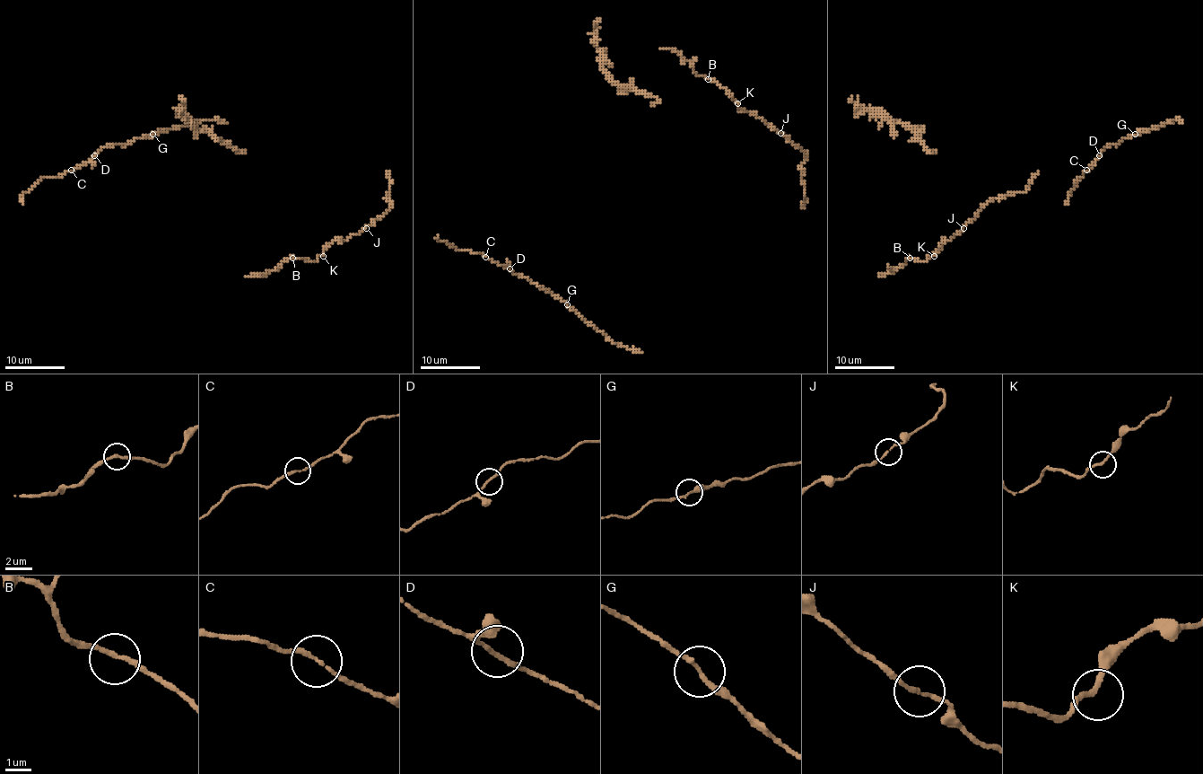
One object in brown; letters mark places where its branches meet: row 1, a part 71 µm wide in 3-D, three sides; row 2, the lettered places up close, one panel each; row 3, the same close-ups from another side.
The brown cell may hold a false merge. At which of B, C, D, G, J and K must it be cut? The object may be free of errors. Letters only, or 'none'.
G

